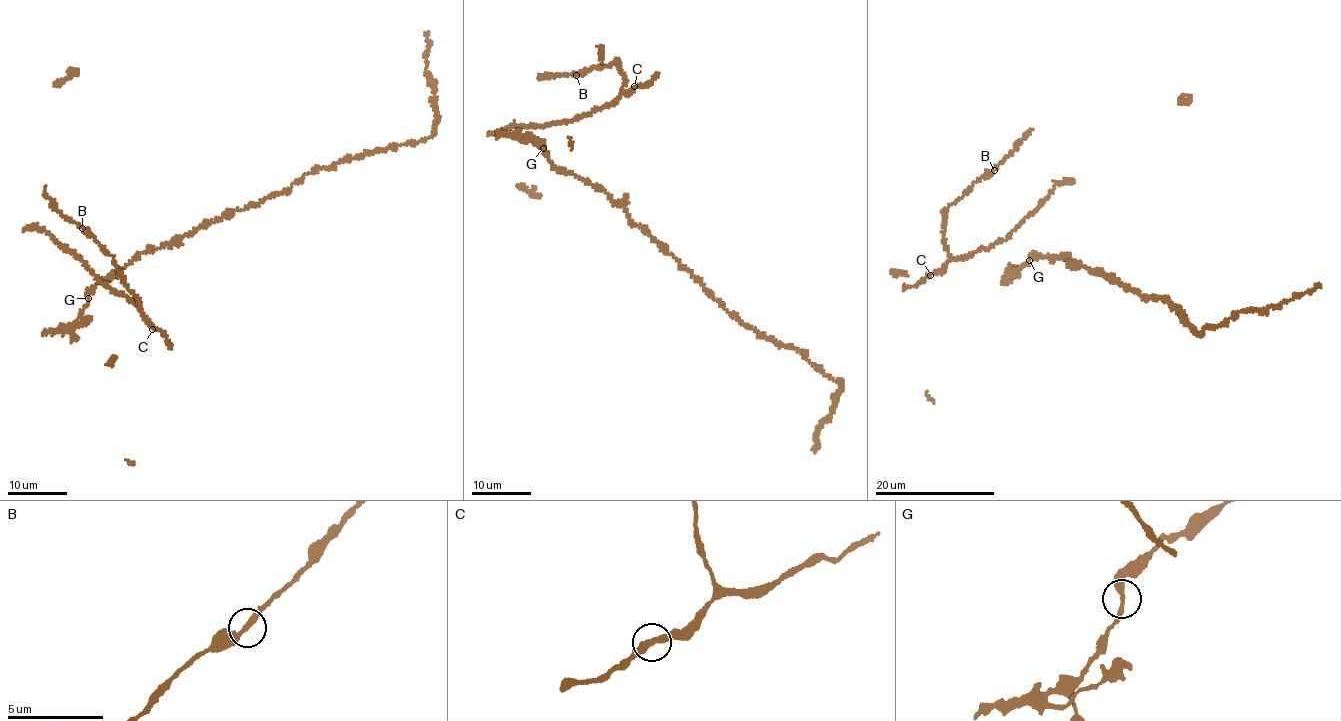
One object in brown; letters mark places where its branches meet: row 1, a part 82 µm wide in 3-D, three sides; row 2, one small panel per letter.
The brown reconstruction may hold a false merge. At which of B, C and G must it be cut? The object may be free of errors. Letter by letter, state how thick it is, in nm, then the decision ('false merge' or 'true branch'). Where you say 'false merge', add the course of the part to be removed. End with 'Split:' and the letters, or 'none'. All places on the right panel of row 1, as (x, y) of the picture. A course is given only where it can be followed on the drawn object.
B: 300 nm thick; true branch
C: 320 nm thick; true branch
G: 320 nm thick; true branch
Split: none

